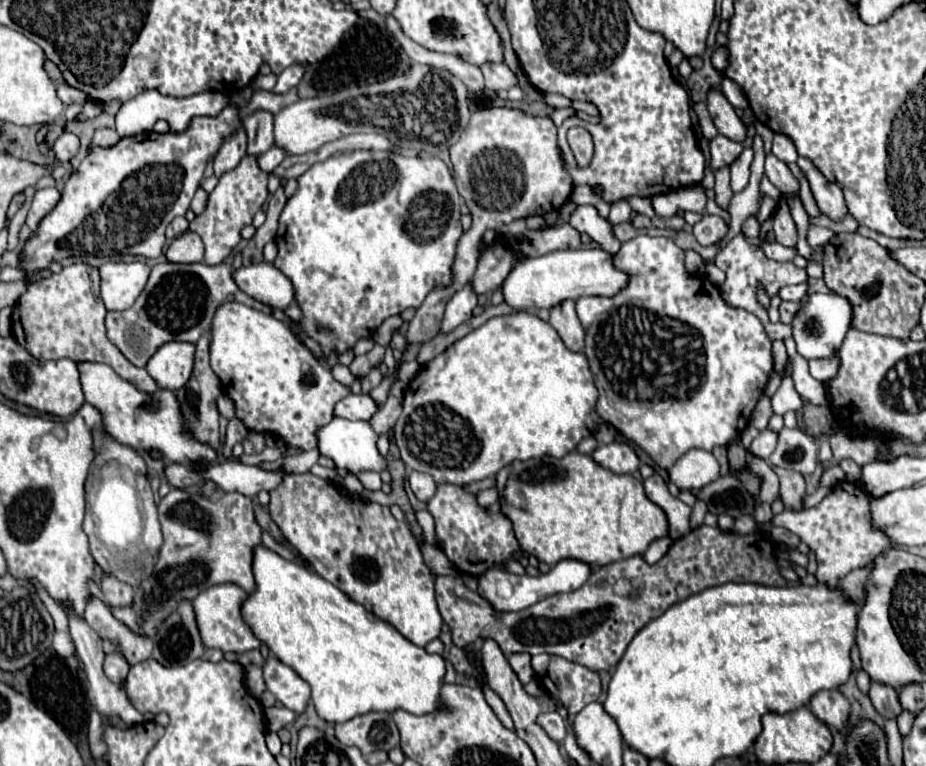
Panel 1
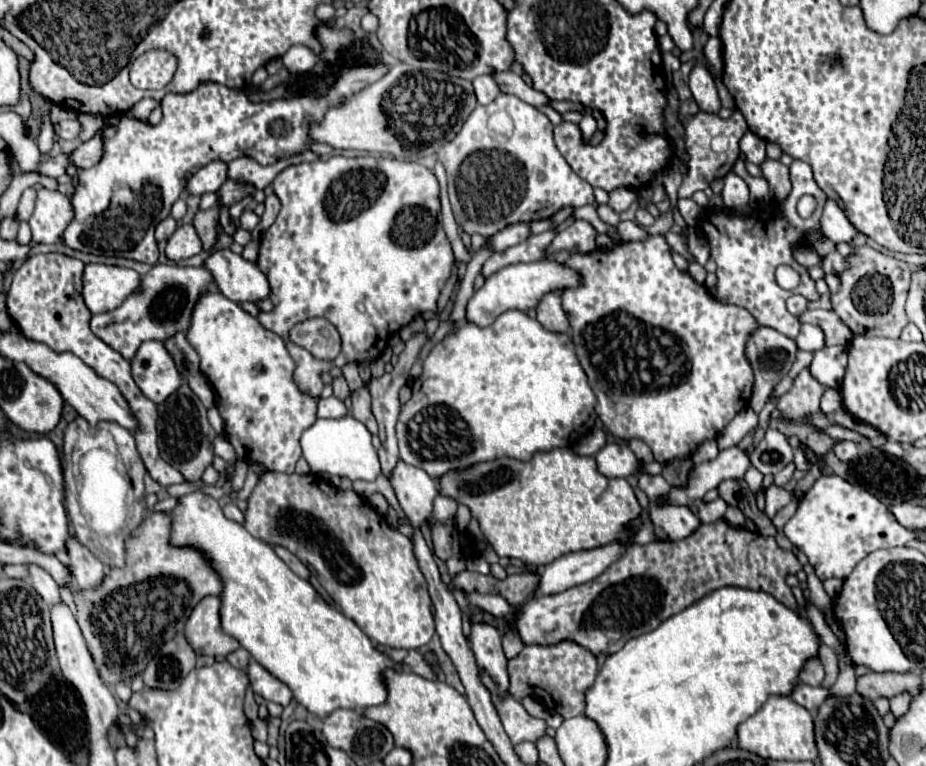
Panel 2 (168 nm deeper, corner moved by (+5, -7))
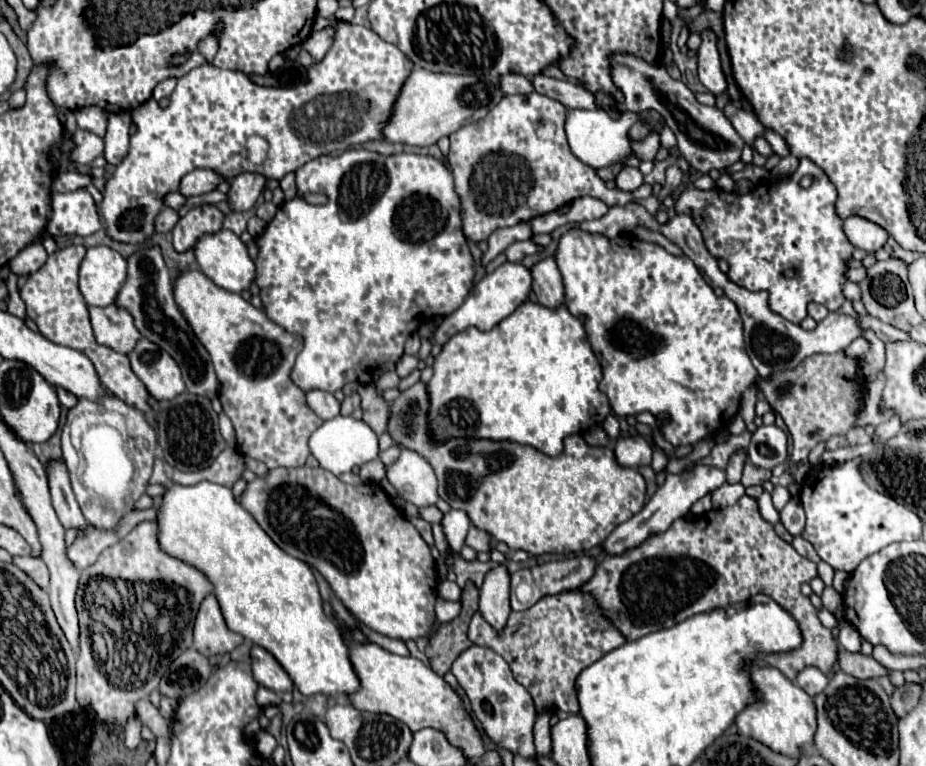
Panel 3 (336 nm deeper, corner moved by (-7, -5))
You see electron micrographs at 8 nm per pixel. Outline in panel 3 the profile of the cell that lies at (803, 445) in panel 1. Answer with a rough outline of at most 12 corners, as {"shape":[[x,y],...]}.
{"shape":[[760,426],[750,460],[766,470],[788,462],[786,432]]}

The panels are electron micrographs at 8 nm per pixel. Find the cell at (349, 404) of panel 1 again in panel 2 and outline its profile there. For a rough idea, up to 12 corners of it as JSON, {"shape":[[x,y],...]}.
{"shape":[[318,398],[318,418],[342,418],[348,410],[338,398]]}

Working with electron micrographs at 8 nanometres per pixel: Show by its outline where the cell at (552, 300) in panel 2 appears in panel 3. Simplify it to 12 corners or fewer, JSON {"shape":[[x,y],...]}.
{"shape":[[554,258],[532,268],[534,294],[546,308],[564,306],[564,282]]}

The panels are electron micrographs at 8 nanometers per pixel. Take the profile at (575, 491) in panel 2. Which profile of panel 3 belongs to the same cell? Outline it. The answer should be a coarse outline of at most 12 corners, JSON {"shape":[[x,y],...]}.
{"shape":[[426,384],[390,404],[396,444],[440,498],[510,550],[578,554],[646,484],[574,434],[426,442]]}

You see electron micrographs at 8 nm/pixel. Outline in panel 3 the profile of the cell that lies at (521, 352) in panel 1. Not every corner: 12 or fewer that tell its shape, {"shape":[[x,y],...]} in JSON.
{"shape":[[524,302],[442,346],[428,434],[548,456],[612,414],[584,320]]}

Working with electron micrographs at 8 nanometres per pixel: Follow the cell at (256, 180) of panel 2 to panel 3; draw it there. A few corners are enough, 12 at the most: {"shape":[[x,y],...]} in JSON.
{"shape":[[238,174],[228,192],[230,208],[250,210],[262,194],[266,176]]}

